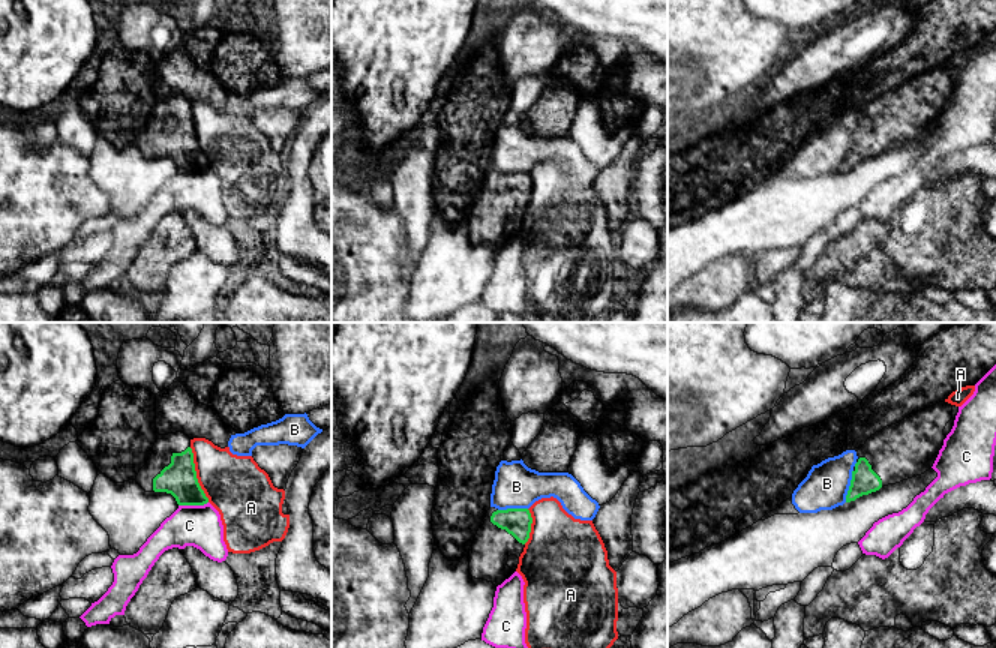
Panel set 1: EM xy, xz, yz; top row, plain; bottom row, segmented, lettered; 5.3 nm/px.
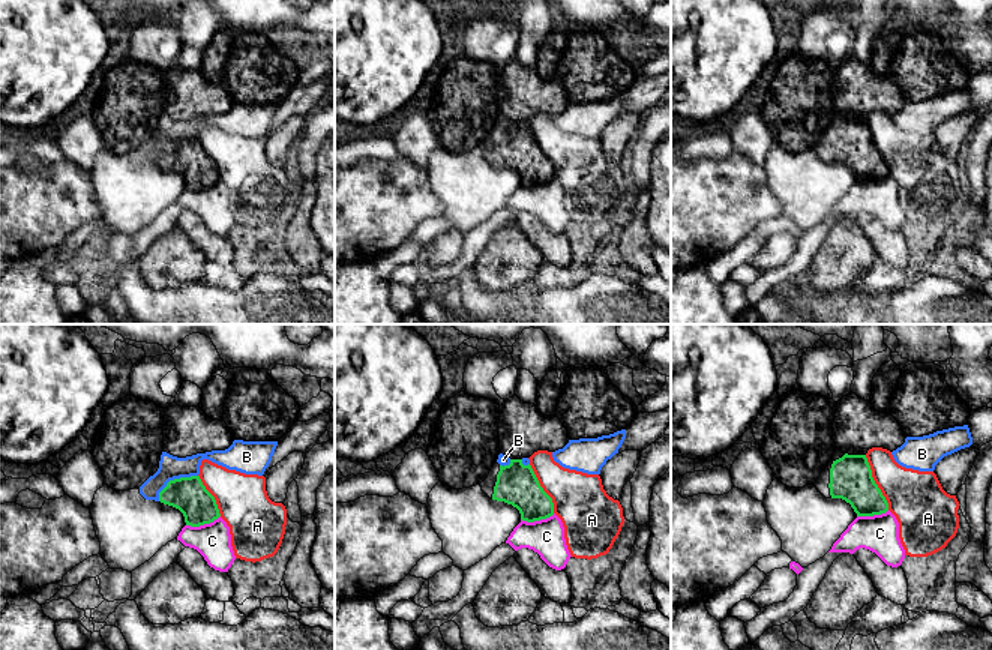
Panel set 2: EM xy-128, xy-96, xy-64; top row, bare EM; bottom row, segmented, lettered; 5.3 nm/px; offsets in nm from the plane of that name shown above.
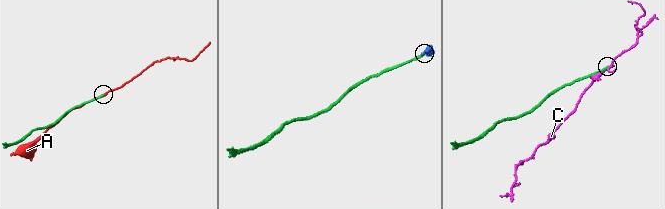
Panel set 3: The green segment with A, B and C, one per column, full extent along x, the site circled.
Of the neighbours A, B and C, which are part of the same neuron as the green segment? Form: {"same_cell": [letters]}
{"same_cell": []}

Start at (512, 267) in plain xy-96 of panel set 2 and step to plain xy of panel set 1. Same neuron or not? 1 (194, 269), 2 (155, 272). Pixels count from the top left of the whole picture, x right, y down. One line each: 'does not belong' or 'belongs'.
1: does not belong
2: belongs

